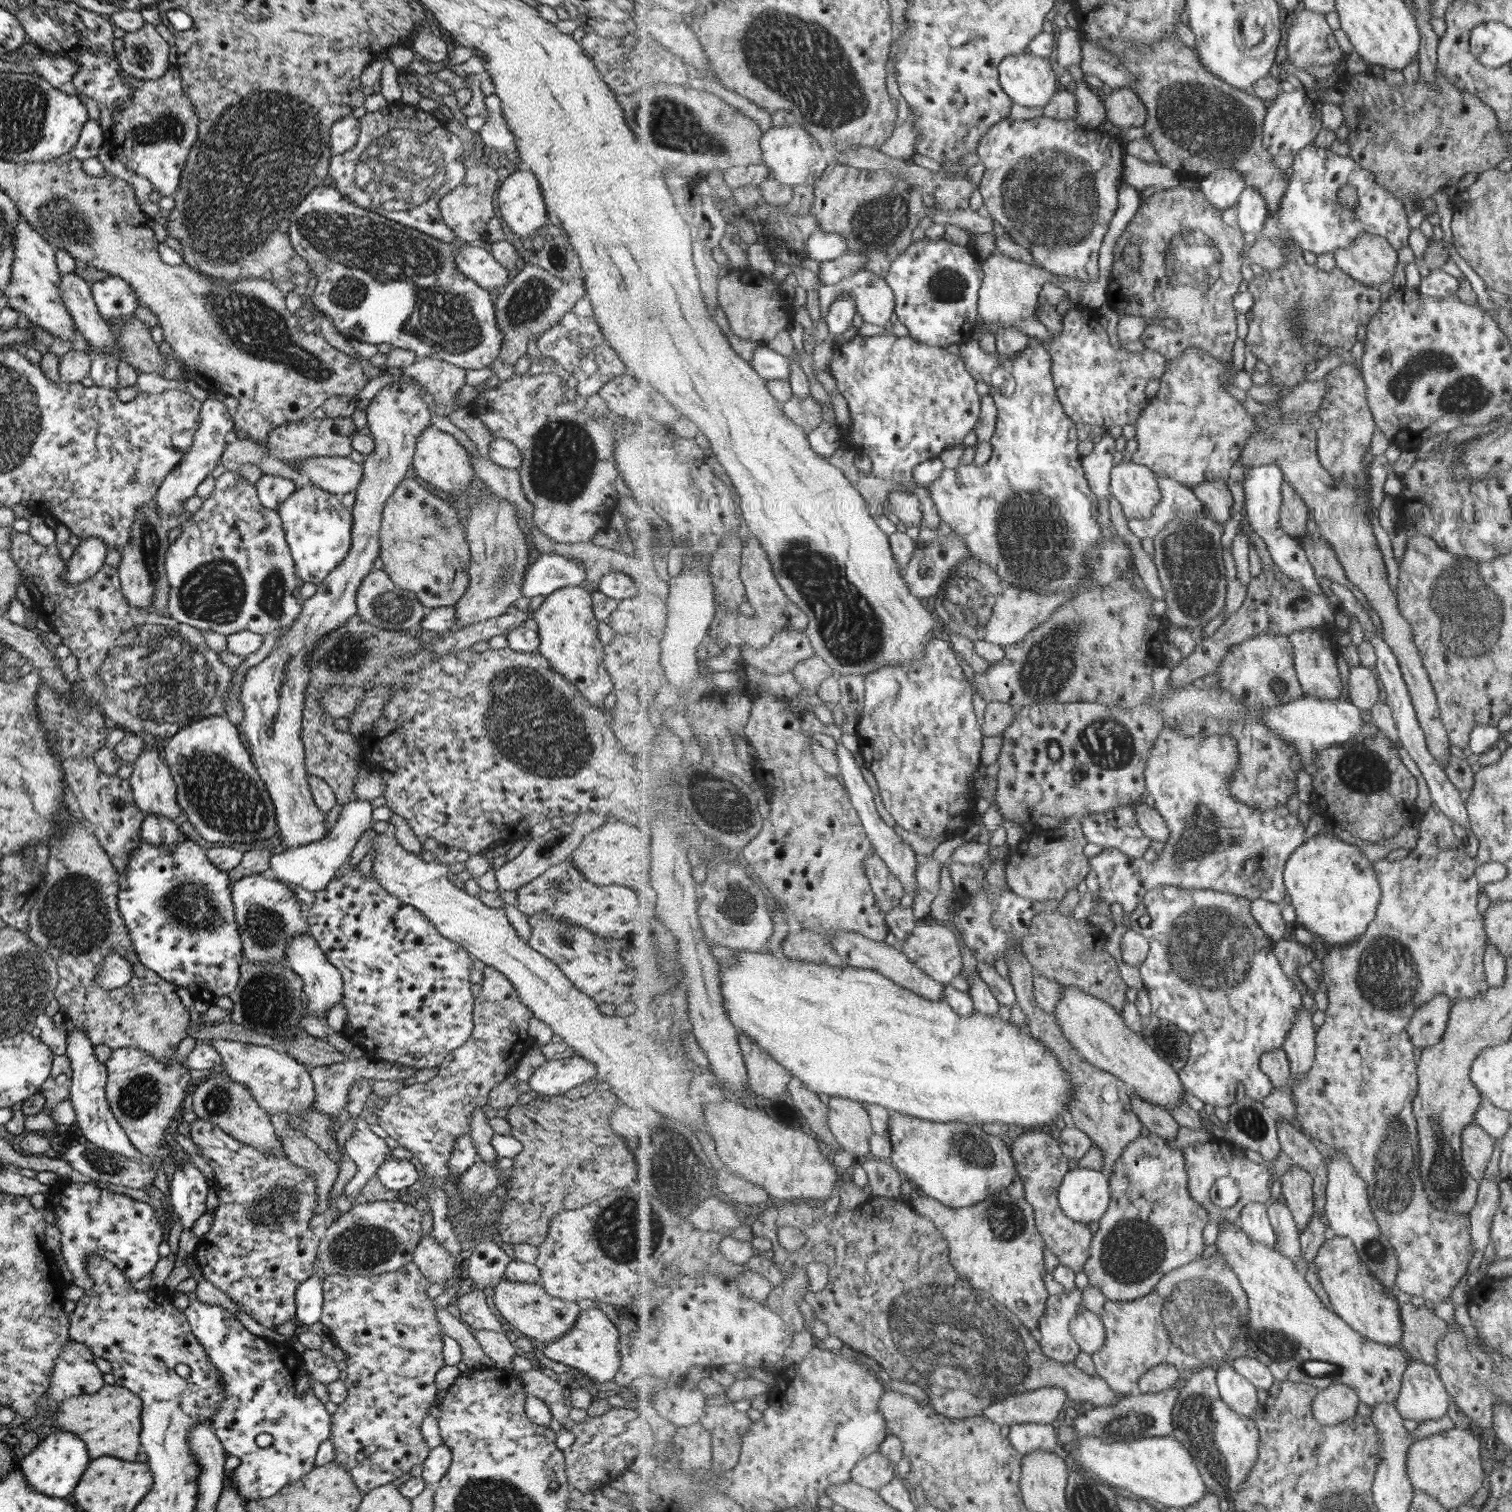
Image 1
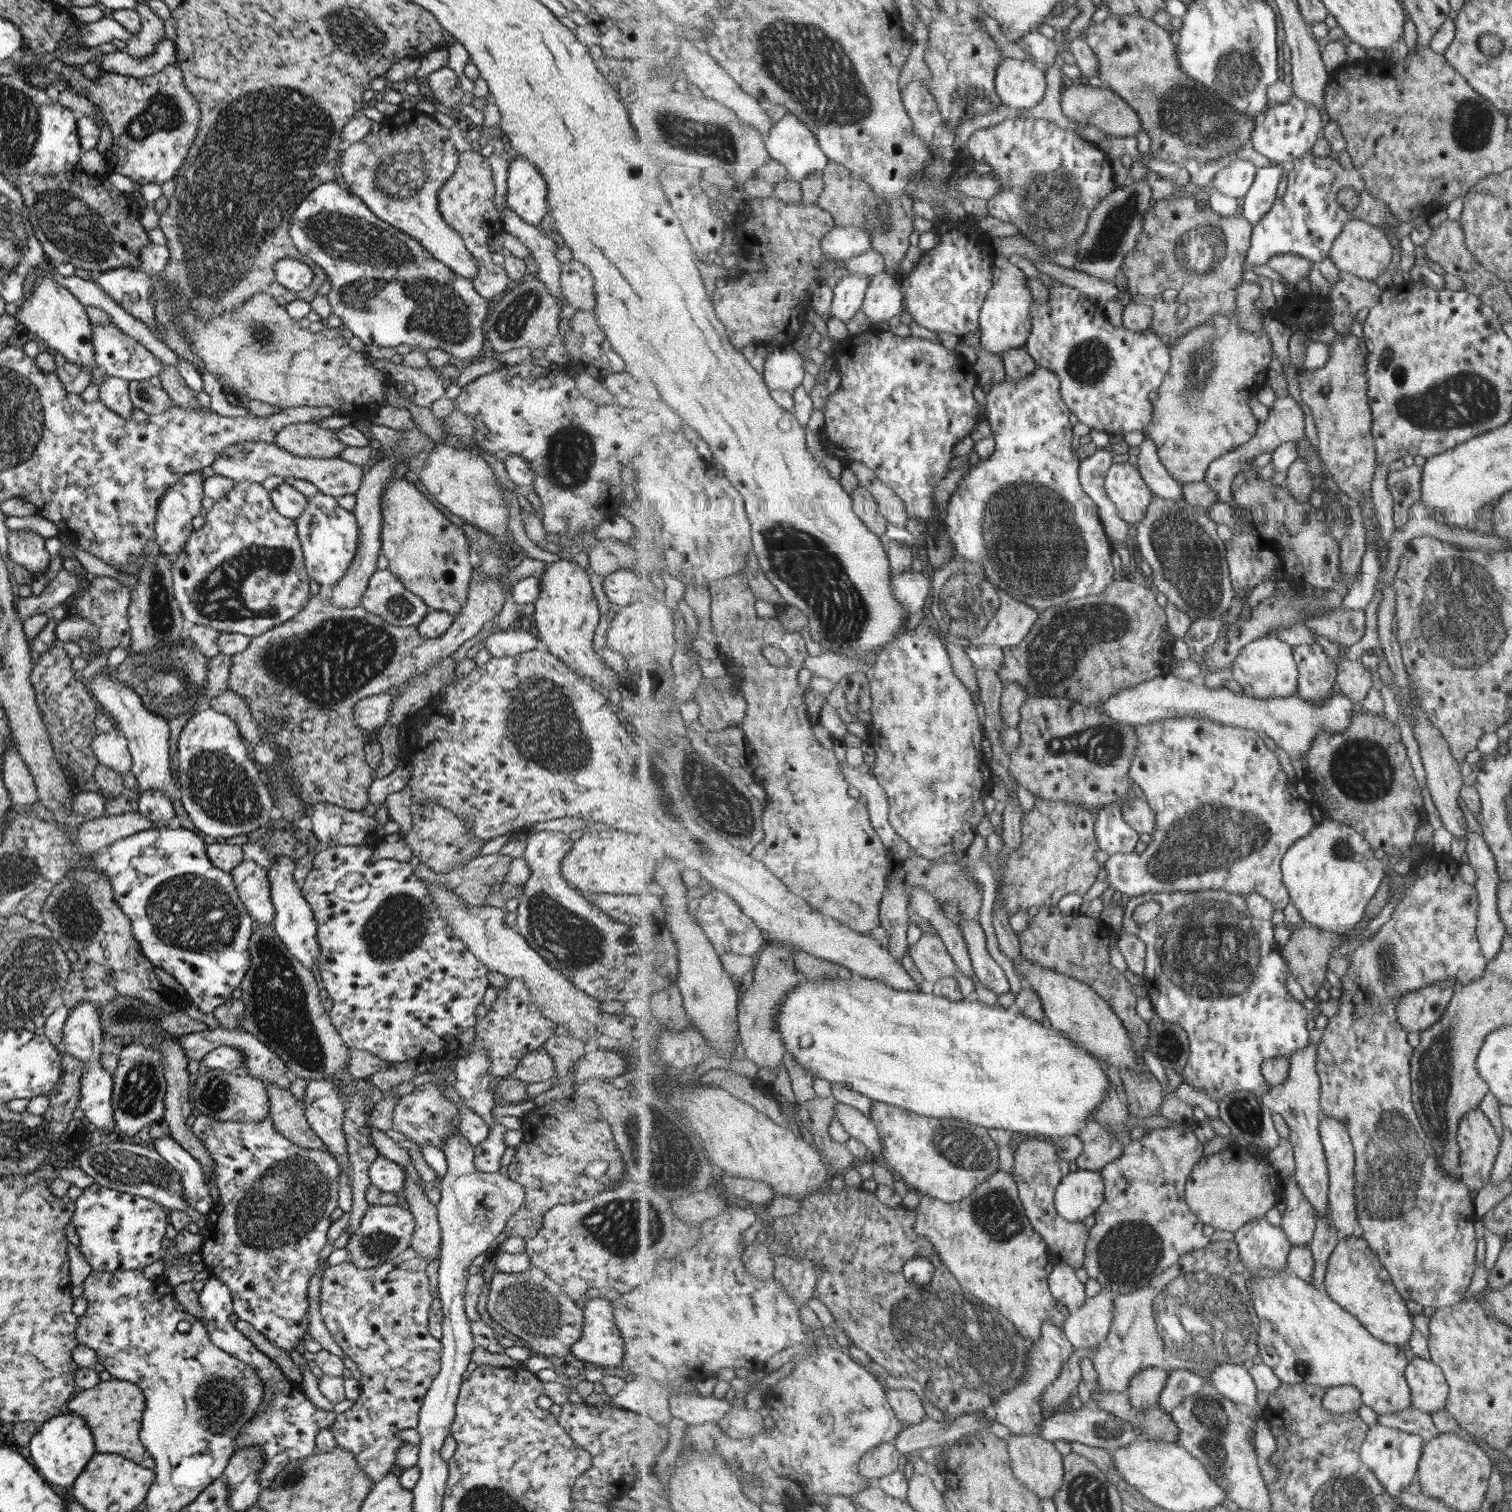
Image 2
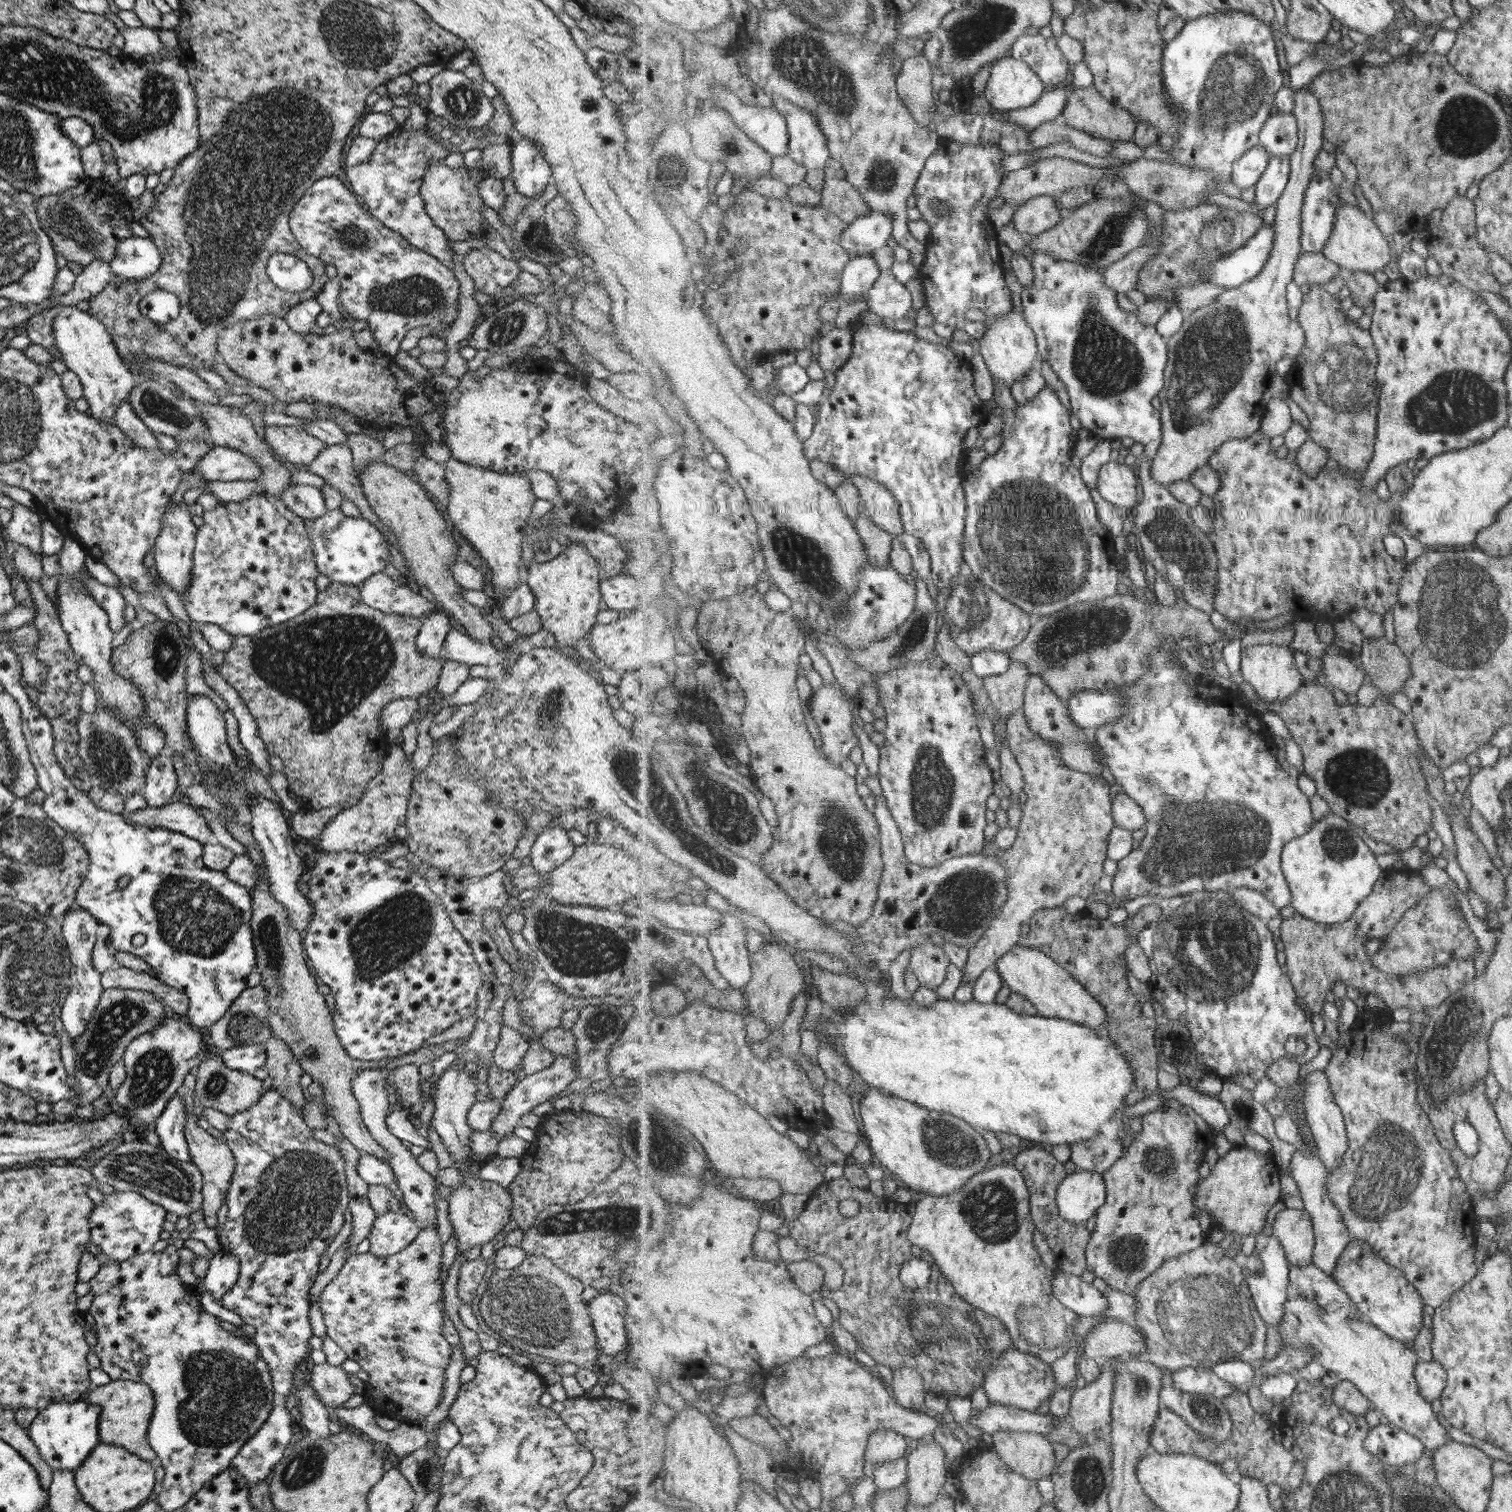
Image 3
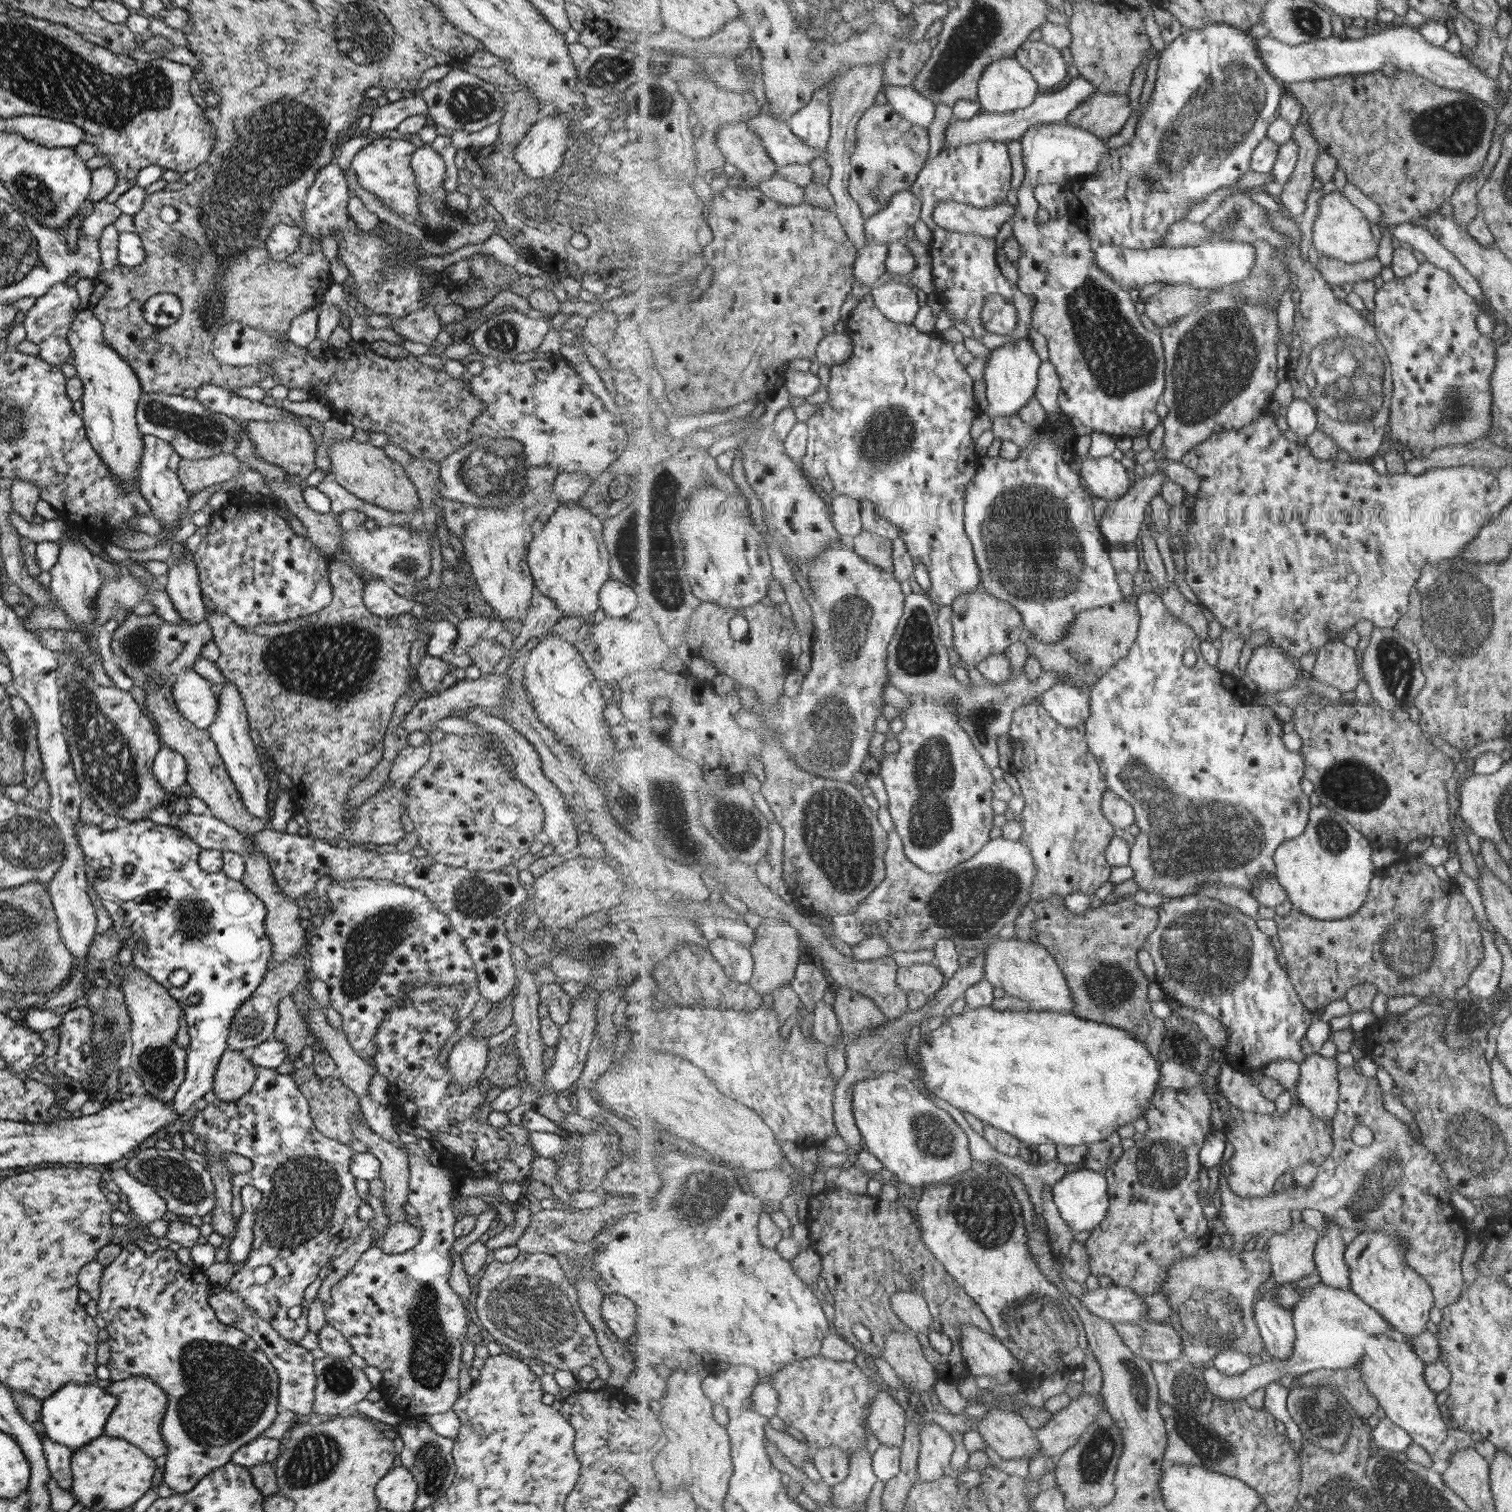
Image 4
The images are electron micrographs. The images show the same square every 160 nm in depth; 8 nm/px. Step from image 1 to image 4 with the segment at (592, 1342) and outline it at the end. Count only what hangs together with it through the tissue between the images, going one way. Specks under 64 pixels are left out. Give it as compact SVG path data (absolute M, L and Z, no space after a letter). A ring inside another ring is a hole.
M619 1294L604 1295L600 1304L602 1321L615 1338L628 1341L636 1332L637 1317L630 1298Z

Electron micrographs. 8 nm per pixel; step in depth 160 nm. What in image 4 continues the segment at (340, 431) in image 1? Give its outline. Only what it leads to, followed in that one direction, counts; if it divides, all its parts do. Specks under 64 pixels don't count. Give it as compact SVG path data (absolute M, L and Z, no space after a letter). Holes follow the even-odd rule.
M248 421L244 423L245 435L254 446L254 455L267 464L282 468L285 473L297 476L302 482L315 469L315 446L312 436L297 421Z

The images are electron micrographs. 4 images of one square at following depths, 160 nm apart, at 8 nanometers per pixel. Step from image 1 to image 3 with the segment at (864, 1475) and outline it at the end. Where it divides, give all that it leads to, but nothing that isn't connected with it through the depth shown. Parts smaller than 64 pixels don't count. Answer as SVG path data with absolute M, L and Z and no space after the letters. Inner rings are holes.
M881 1429L870 1436L866 1458L875 1466L905 1457L907 1450L907 1440L902 1434L893 1429Z

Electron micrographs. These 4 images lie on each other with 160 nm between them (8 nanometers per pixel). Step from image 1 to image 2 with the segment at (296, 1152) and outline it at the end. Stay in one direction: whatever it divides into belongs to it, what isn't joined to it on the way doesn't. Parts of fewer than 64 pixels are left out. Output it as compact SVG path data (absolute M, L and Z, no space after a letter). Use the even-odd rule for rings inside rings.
M267 1084L264 1089L269 1099L268 1115L275 1132L307 1150L325 1150L319 1137L307 1125L302 1100L295 1099L289 1090L275 1084Z

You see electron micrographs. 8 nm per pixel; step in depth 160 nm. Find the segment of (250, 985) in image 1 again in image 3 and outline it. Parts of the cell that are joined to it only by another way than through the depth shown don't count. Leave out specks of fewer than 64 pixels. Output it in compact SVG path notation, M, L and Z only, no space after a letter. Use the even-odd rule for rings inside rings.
M223 811L221 814L219 814L219 820L224 823L224 828L226 828L226 831L237 841L239 844L243 844L245 848L247 849L247 858L251 859L251 862L256 866L257 868L257 875L258 879L256 880L256 883L254 884L254 887L250 890L250 896L252 901L252 917L250 920L250 929L251 929L251 936L255 951L255 964L252 968L252 972L258 972L261 976L259 985L263 985L267 989L267 1020L268 1025L270 1026L270 1034L273 1035L275 1038L278 1038L279 1040L283 1040L283 1044L287 1044L287 1047L289 1047L289 1051L291 1051L291 1056L293 1056L293 1060L297 1060L297 1064L299 1064L299 1067L301 1068L301 1072L303 1074L308 1074L312 1080L315 1080L319 1084L319 1087L321 1088L321 1091L323 1092L323 1100L324 1104L327 1104L327 1107L329 1107L331 1118L333 1118L333 1121L335 1121L335 1124L337 1124L337 1127L339 1127L339 1131L341 1134L358 1150L366 1152L366 1154L373 1155L374 1157L377 1157L379 1160L387 1161L388 1160L388 1152L380 1145L377 1144L377 1141L372 1137L372 1134L367 1132L365 1129L365 1126L363 1125L363 1122L361 1122L360 1113L358 1110L358 1102L356 1101L355 1097L353 1097L353 1094L351 1093L351 1078L355 1076L355 1074L359 1074L361 1070L367 1070L367 1069L378 1069L378 1067L385 1067L385 1066L391 1066L394 1065L394 1060L397 1060L397 1058L401 1058L401 1056L397 1056L395 1058L386 1058L381 1059L377 1061L359 1061L359 1060L353 1060L353 1058L350 1058L347 1056L347 1054L343 1051L343 1047L341 1047L341 1044L339 1043L339 1040L337 1038L337 1035L334 1033L334 1030L332 1029L332 1016L330 1014L329 1009L325 1006L325 1001L323 1000L323 995L321 995L317 991L317 978L311 973L311 970L309 969L309 965L305 963L305 957L303 955L303 948L302 948L302 937L301 933L298 932L298 930L295 930L290 923L290 920L288 919L288 912L287 909L281 904L271 893L270 893L270 886L269 886L269 879L266 873L266 866L264 863L264 857L261 854L261 850L259 850L259 845L255 842L255 839L252 835L252 830L250 829L250 823L244 816L244 814L234 813L233 811Z

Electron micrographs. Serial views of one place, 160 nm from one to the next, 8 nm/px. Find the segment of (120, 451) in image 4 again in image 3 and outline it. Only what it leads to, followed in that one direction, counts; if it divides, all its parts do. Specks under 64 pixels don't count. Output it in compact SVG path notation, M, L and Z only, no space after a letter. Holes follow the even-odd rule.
M64 306L55 315L52 324L55 355L65 363L67 370L78 376L82 386L82 397L86 400L88 414L100 422L114 422L116 406L128 398L136 385L135 376L123 366L121 356L116 351L105 327L86 311L74 306Z

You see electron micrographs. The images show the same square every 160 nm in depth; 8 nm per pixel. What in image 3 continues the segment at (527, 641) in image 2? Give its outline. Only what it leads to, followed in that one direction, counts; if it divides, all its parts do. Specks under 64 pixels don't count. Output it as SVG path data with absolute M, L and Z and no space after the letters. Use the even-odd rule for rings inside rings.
M451 629L445 636L441 655L442 658L455 660L455 662L461 662L467 666L473 666L473 664L488 666L501 664L506 657L508 646L503 646L499 642L497 644L477 643L466 634Z

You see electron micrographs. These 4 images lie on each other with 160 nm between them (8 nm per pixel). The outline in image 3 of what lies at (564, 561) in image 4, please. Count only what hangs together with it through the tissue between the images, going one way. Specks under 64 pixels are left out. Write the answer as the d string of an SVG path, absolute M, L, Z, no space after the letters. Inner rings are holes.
M575 541L569 544L557 558L551 558L547 562L529 560L525 585L527 585L531 595L534 597L534 610L540 618L541 629L552 634L558 647L573 647L575 642L583 642L585 634L596 624L595 615L600 601L599 581L599 570L597 570L595 559L587 552L583 545L581 546L581 544Z

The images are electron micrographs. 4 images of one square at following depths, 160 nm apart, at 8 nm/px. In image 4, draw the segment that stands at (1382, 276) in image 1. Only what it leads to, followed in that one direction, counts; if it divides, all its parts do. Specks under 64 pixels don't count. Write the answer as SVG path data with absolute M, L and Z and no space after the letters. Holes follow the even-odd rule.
M1339 191L1327 193L1318 202L1319 210L1312 228L1316 255L1336 258L1346 263L1365 262L1375 259L1380 250L1380 243L1375 242L1371 232L1371 222L1366 214Z

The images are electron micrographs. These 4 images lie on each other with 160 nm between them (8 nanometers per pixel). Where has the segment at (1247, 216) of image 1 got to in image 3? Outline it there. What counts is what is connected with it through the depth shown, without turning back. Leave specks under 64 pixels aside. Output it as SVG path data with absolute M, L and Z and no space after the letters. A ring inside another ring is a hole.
M1271 158L1268 170L1256 184L1255 201L1251 203L1252 211L1261 214L1265 208L1273 206L1282 197L1290 181L1290 162L1290 158Z

